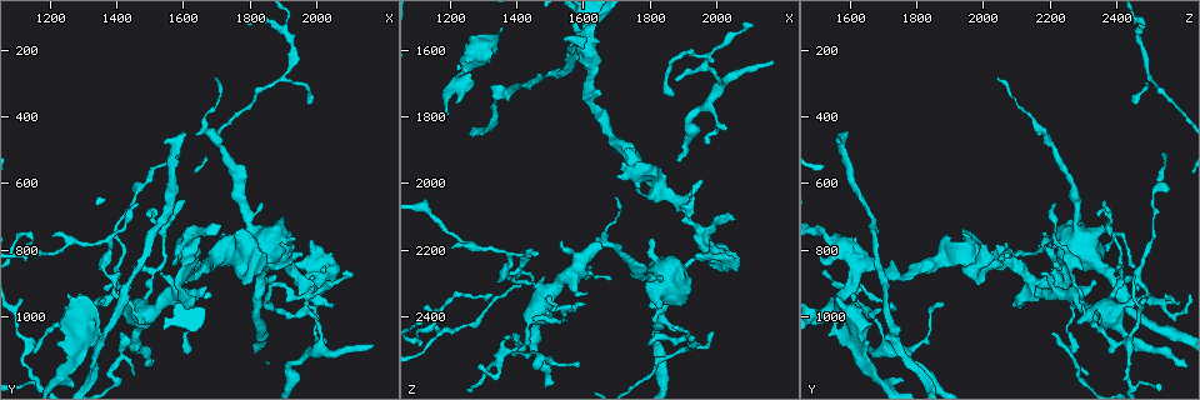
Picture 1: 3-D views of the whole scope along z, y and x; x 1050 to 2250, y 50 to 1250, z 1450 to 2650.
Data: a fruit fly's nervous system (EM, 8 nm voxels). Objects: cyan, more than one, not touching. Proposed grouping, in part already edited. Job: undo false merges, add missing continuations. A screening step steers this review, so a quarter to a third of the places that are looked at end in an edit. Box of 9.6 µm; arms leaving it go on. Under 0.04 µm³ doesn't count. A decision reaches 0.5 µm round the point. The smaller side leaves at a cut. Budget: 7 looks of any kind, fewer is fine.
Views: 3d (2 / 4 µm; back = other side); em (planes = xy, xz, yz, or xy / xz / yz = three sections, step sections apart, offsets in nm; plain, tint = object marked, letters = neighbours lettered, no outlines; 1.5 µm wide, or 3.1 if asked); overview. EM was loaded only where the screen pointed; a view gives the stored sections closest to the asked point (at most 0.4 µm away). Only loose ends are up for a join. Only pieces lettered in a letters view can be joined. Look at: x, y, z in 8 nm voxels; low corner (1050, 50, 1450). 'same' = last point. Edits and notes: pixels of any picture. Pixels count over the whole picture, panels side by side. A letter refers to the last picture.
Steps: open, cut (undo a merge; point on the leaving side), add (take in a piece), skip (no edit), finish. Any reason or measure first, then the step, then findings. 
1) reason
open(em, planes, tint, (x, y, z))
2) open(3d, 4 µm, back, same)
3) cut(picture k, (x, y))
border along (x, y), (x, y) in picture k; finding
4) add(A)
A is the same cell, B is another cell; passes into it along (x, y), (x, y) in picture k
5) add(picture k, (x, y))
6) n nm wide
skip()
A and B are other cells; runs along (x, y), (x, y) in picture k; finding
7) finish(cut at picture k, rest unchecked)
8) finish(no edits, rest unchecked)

abrupt turn
open(em, planes, tint, (1160, 1200, 2440))

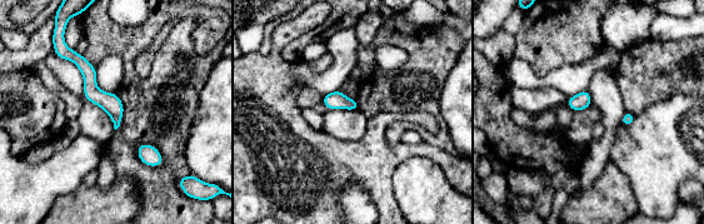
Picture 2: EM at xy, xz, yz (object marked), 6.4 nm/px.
open(em, planes, letters, same)

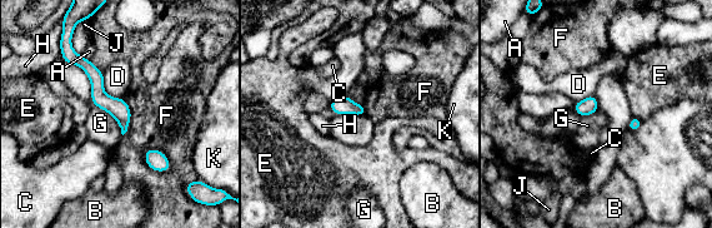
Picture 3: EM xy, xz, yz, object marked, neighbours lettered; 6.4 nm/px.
90 nm wide
skip()
A, B, C, D, E, F, G, H, J and K are other cells; border along (64, 60), (123, 134) in picture 3; continuous, no second neuron

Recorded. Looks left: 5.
a narrow waist
open(em, planes, letters, (1190, 810, 2150))

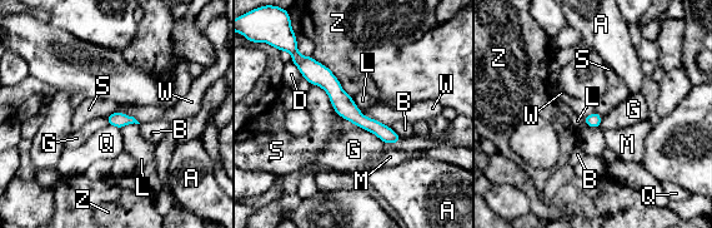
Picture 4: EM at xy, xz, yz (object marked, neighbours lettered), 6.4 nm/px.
90 nm wide
skip()
A, B, D, G, L, M, Q, S, W and Z are other cells; runs along (309, 68), (362, 122), (396, 138) in picture 4; all the same neuron

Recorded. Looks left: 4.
open(em, planes, letters, (1220, 1180, 1750))

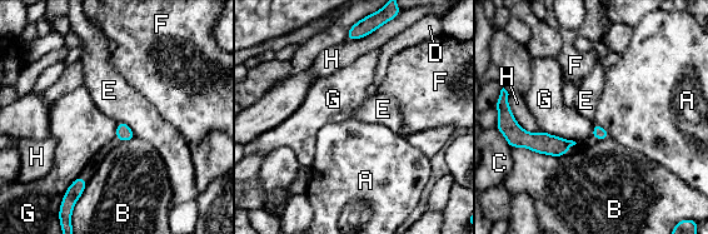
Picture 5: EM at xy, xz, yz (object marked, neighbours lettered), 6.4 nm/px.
B touches over 360 nm
skip()
A, B, C, D, E, F, G and H are other cells; border along (596, 122), (609, 137) in picture 5; no lettered piece goes on from it

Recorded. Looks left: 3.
finish(no edits, rest unchecked)

